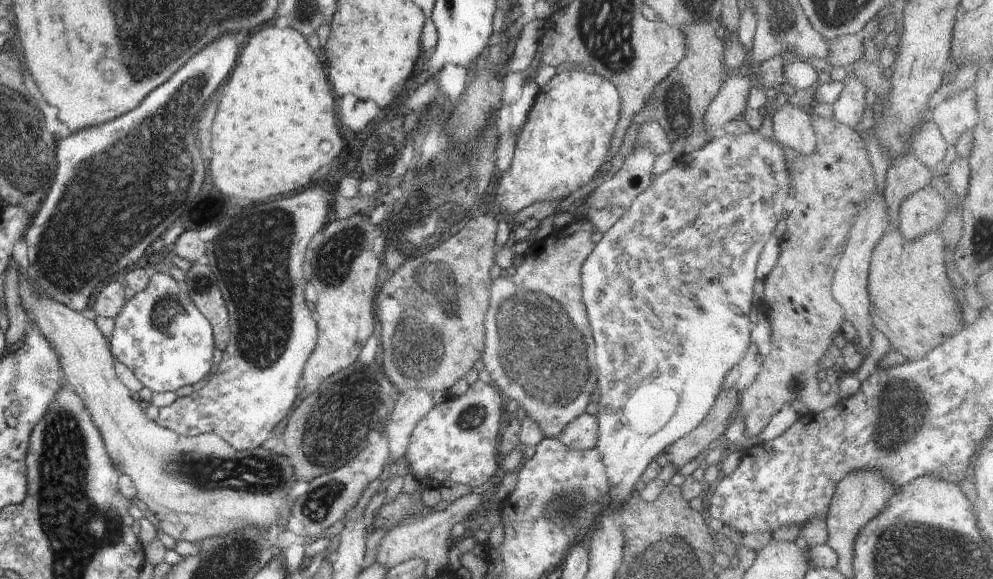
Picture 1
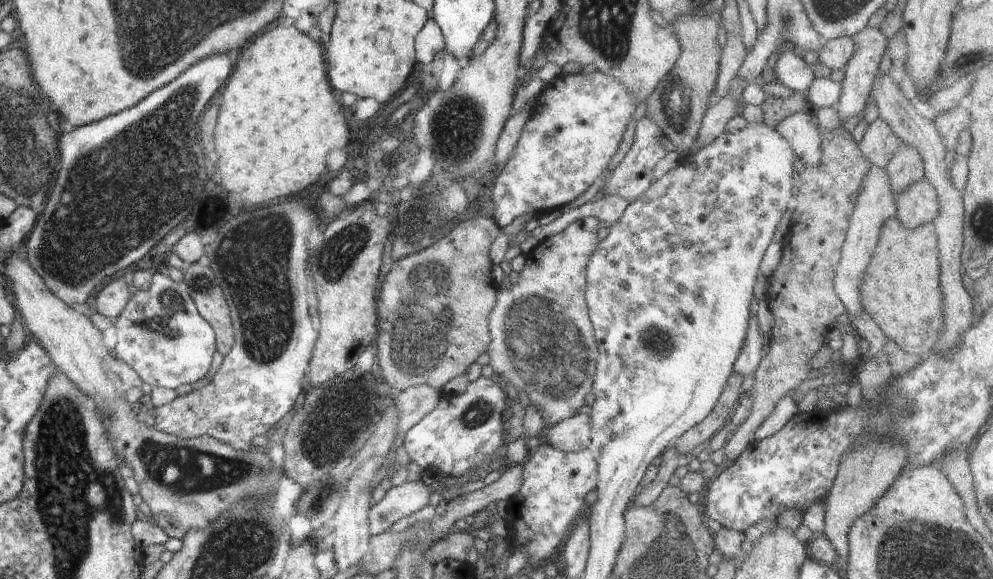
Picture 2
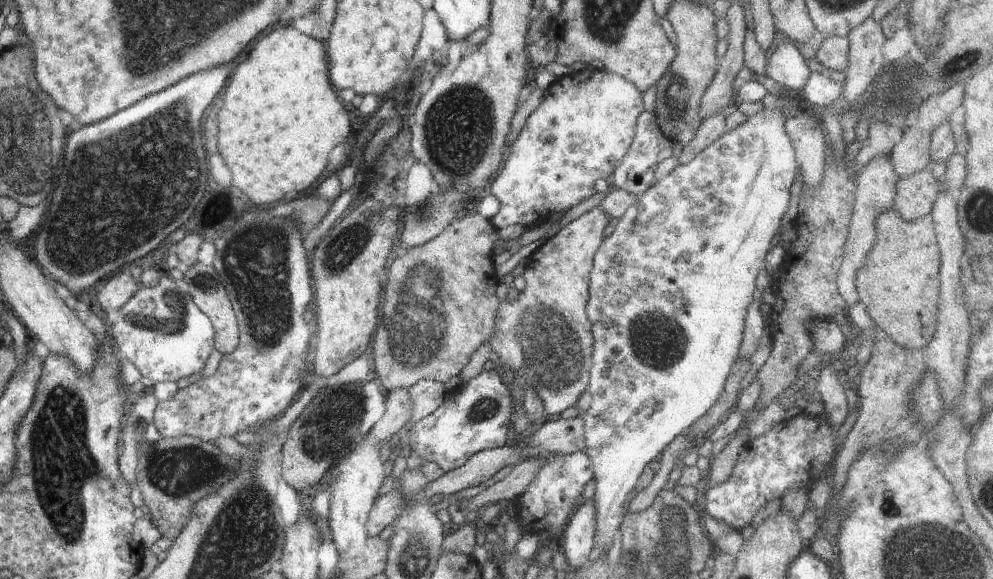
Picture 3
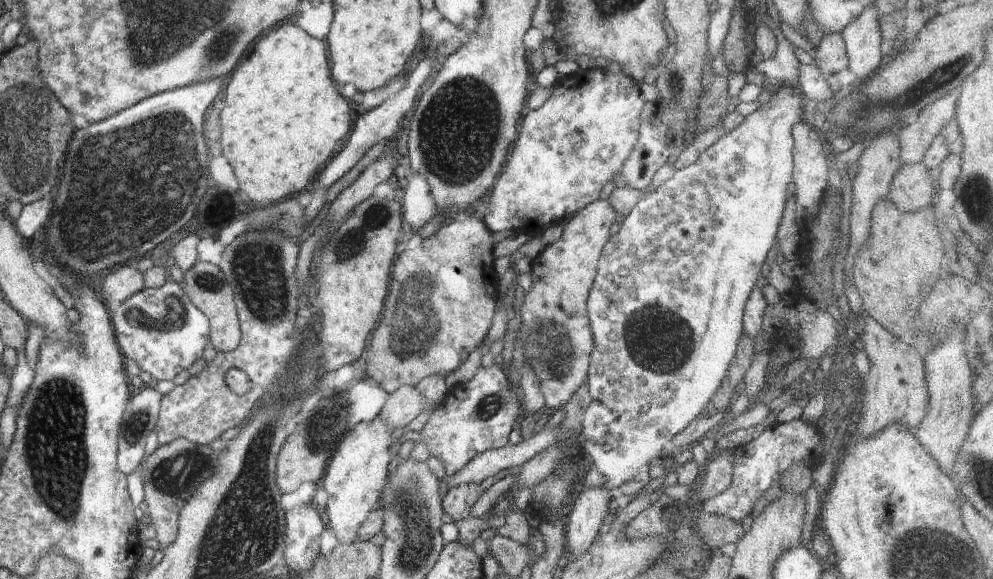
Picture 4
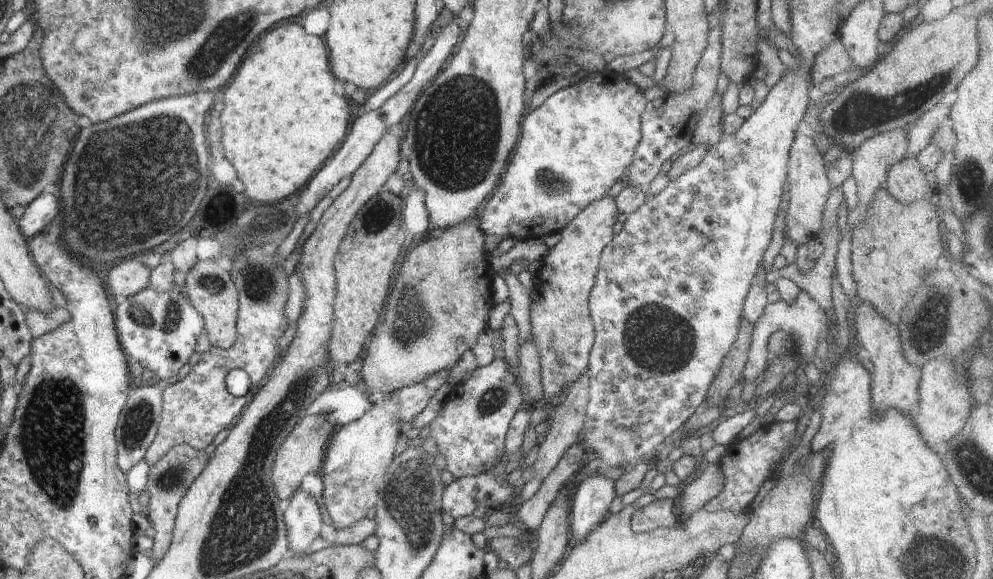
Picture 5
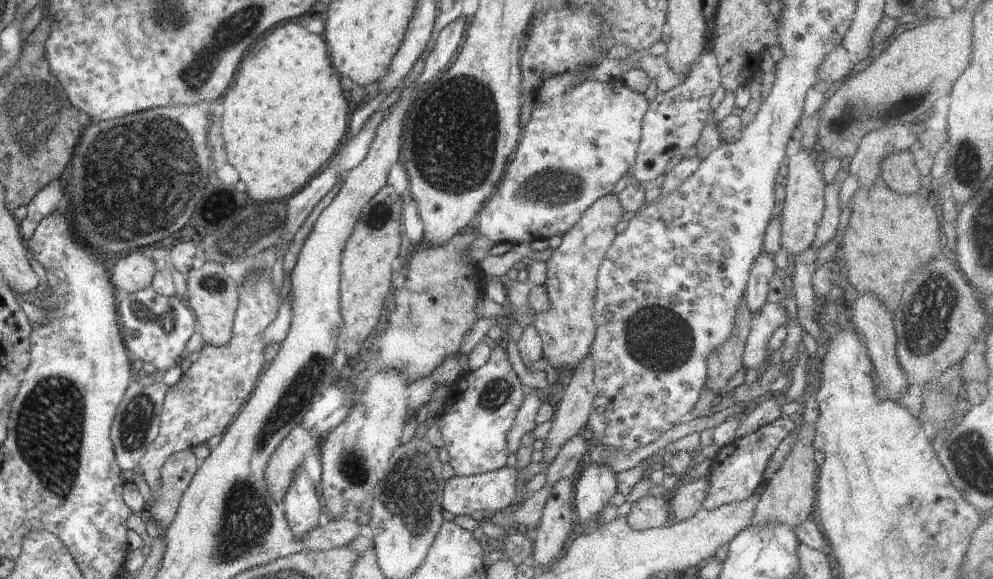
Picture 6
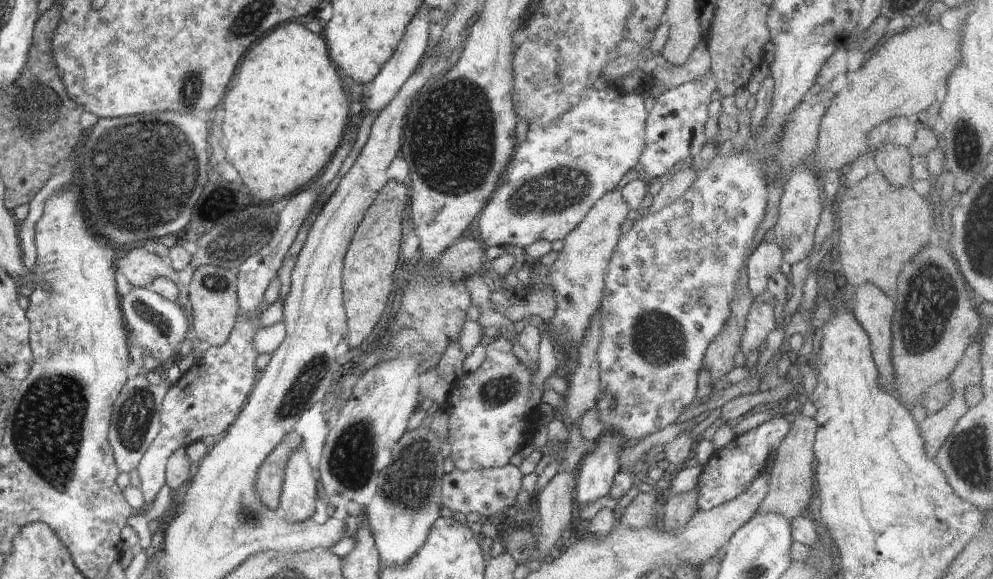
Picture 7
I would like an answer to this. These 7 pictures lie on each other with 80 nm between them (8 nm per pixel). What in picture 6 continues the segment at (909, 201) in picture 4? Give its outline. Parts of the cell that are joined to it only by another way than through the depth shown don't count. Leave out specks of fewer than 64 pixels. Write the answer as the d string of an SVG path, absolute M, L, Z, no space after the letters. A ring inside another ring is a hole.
M910 150L896 151L885 156L881 162L880 176L898 194L909 195L922 192L921 174Z

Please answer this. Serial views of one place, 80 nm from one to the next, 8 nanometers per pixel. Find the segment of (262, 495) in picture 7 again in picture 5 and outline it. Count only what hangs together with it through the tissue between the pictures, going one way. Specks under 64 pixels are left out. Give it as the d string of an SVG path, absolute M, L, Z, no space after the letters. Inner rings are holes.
M306 414L290 431L290 434L280 445L272 467L271 479L278 501L289 499L292 493L300 488L300 483L308 472L320 472L323 466L323 456L328 446L328 440L331 439L337 428L336 425L330 423L328 415Z

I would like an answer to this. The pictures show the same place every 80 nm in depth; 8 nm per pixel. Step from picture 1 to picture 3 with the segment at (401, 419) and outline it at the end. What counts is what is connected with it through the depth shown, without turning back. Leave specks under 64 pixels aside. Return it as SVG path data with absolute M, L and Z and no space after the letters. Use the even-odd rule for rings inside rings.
M426 379L408 388L408 396L412 400L412 414L408 422L414 424L435 412L444 404L447 392L448 387L444 384Z

